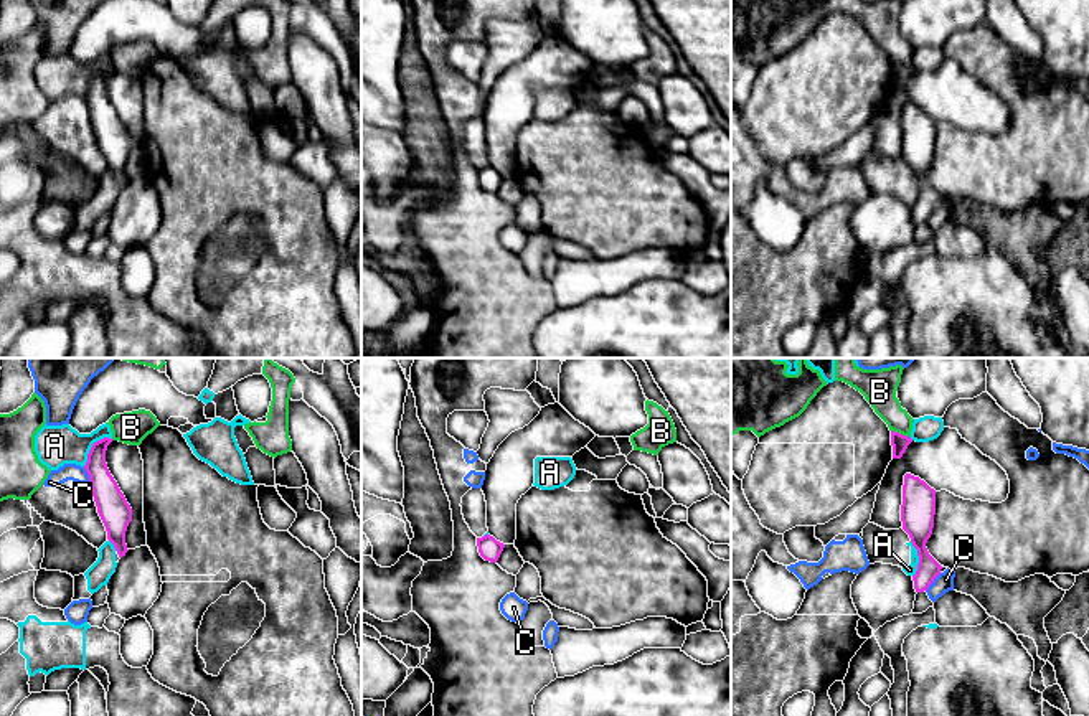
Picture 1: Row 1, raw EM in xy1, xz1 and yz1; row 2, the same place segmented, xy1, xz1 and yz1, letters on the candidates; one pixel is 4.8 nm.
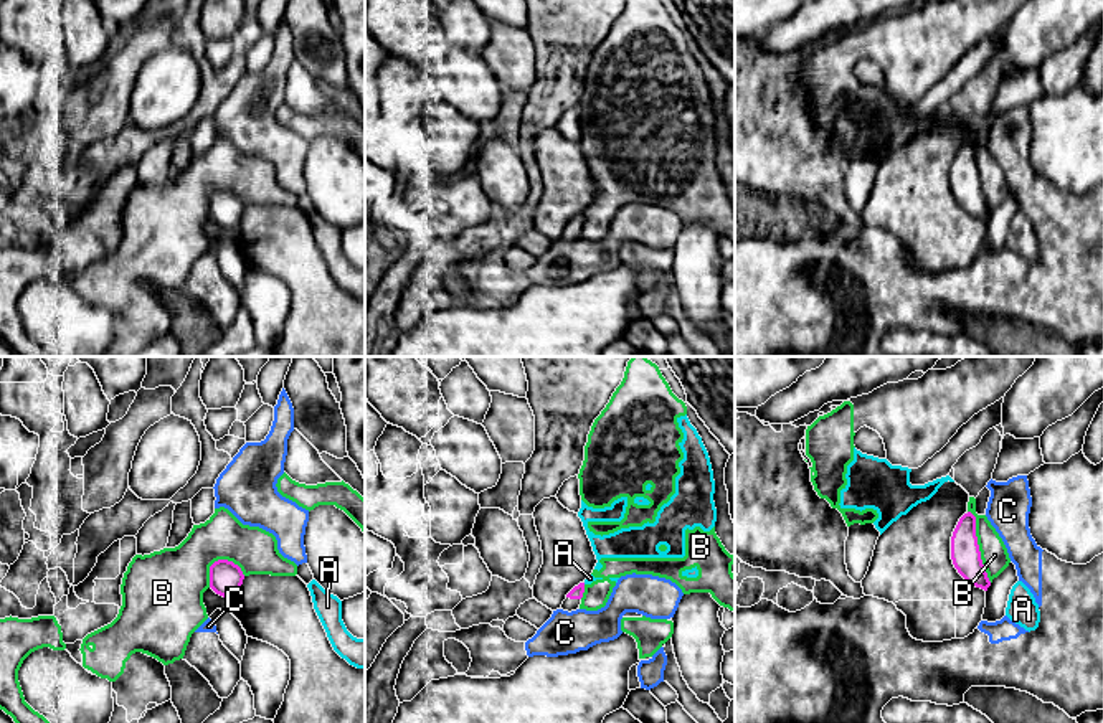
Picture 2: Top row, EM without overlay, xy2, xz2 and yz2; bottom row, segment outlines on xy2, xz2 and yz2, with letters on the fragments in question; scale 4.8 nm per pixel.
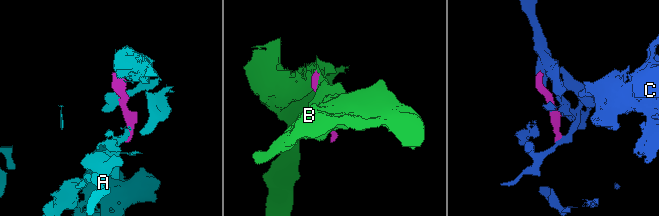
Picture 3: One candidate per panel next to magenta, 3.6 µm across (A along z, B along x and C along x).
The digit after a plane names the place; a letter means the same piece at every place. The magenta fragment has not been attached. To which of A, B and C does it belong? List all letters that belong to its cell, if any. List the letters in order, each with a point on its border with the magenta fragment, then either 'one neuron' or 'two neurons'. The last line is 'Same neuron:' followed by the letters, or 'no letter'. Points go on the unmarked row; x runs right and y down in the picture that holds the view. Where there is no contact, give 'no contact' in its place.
A: contact xy1 (93, 76); two neurons
B: contact yz2 (978, 177); two neurons
C: contact yz1 (933, 211); two neurons
Same neuron: no letter

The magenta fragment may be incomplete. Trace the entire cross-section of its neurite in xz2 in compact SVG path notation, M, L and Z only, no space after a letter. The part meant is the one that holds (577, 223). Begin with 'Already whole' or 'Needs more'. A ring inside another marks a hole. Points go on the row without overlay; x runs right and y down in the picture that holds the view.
Needs more. M580 213L578 216L575 216L575 218L566 224L566 229L565 229L563 234L561 234L561 239L563 239L563 241L568 241L568 243L580 239L583 223L585 223L585 213Z

